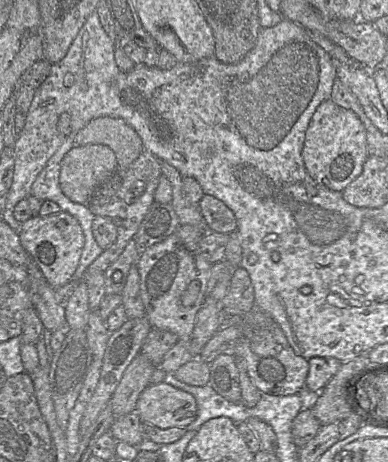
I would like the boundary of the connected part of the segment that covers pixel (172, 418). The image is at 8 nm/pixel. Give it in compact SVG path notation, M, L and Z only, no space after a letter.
M149 384L139 395L137 414L142 422L161 429L185 428L197 416L195 398L170 384Z

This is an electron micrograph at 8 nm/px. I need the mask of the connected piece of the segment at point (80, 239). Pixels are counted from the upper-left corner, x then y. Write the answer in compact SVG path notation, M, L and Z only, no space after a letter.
M65 211L49 216L34 216L22 224L19 238L53 288L63 286L72 279L85 243L81 225L74 216Z

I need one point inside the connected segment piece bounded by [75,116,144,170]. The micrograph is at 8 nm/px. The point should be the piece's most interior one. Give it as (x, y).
(115, 133)

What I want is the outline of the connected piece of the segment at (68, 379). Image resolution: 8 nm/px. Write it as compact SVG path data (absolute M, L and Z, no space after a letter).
M70 329L60 348L53 353L49 370L49 385L57 423L64 431L68 426L70 412L78 400L92 361L93 354L87 341L85 329Z

